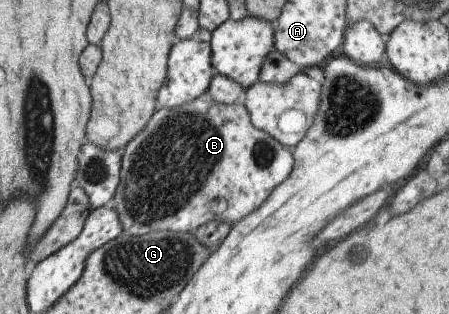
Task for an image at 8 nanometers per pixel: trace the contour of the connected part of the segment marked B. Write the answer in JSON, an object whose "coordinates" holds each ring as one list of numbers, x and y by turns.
{"coordinates":[[207,92,201,97,178,107,172,109,162,107,155,111,148,120,148,123,146,123,146,127,144,127,136,137,132,137,132,139,126,143,121,156,120,177,116,191,111,197,111,205,116,210,118,219,120,220,121,233,128,233,128,235,132,236,140,236,150,231,192,233,194,229,207,221,226,221,229,225,236,223,236,221,240,221,242,217,246,217,250,211,254,211,254,209,270,195,272,188,282,183,282,181,288,177,293,164,291,149,278,143,278,141,271,135,268,135,266,131,256,129,256,127,250,123,250,115,248,115,248,111,246,111,246,107,244,107,242,101,232,104,214,103,214,101,208,97]]}

